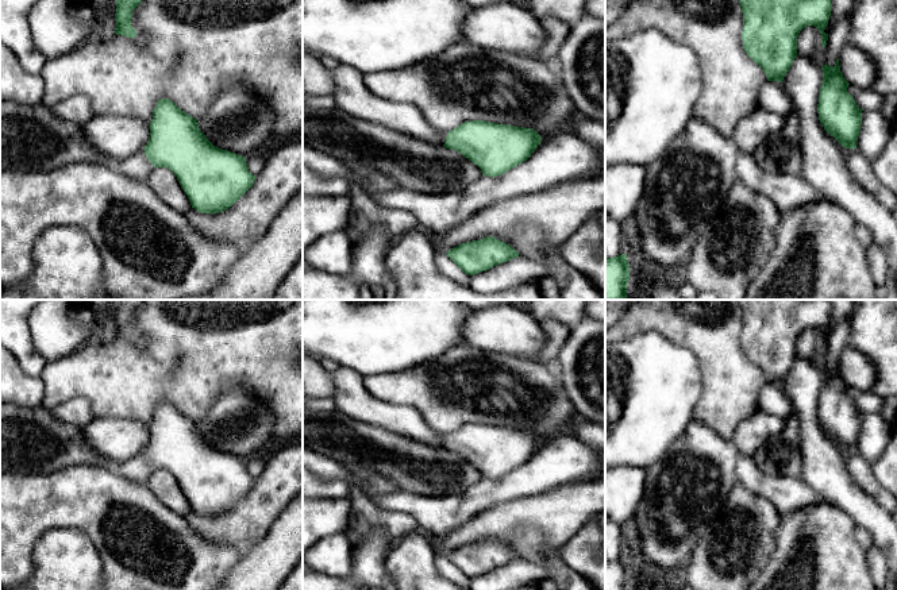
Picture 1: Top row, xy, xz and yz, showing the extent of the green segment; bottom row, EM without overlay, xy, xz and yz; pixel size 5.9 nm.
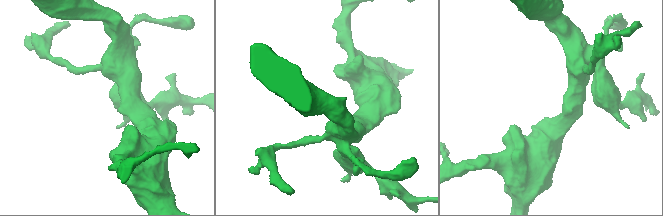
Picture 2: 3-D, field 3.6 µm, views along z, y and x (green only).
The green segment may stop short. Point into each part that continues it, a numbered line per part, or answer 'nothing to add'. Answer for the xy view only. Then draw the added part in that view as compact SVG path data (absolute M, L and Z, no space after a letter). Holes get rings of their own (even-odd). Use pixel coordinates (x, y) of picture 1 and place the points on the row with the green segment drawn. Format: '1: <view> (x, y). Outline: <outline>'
1: xy (138, 168). Outline: M139 150L132 157L122 161L116 165L116 167L127 177L139 182L149 182L150 174L155 169L153 163L146 158L145 150Z

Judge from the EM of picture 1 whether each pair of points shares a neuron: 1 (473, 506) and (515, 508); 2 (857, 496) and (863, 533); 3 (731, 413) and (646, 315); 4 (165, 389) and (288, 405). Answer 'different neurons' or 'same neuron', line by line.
1: different neurons
2: different neurons
3: same neuron
4: same neuron

